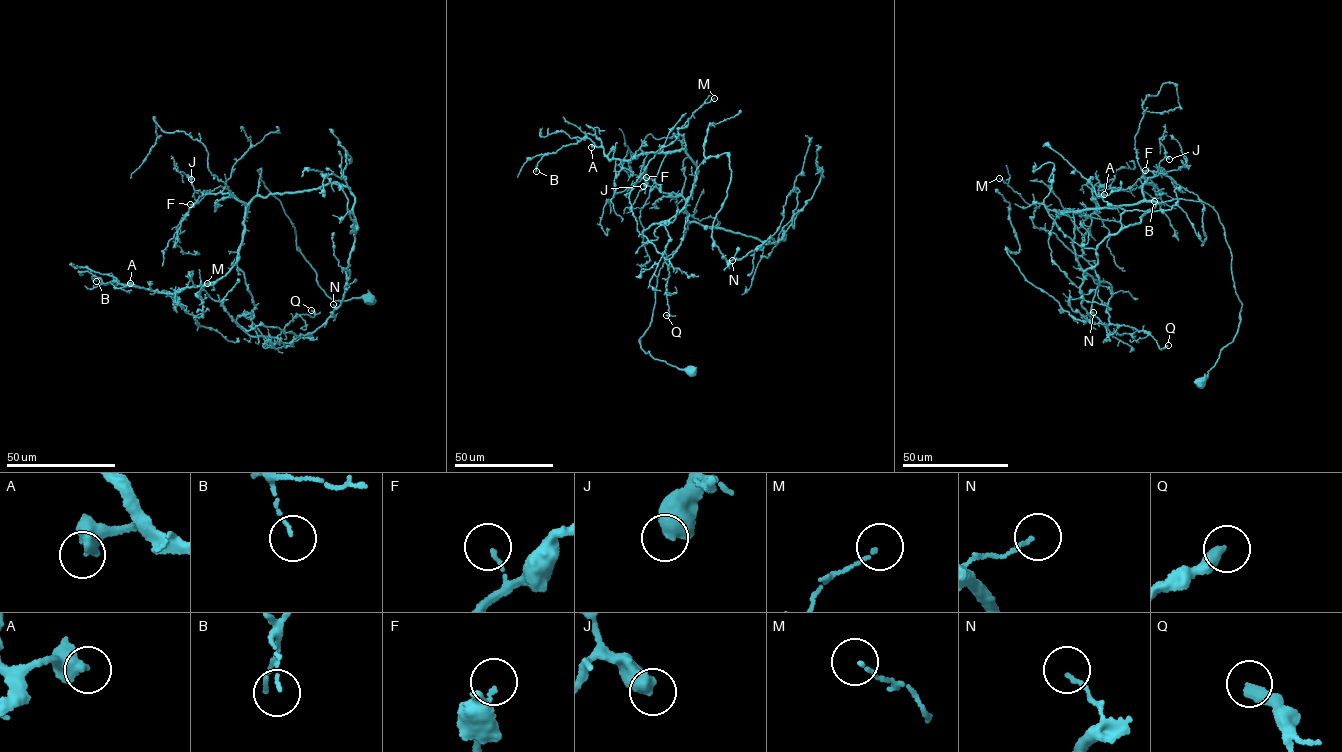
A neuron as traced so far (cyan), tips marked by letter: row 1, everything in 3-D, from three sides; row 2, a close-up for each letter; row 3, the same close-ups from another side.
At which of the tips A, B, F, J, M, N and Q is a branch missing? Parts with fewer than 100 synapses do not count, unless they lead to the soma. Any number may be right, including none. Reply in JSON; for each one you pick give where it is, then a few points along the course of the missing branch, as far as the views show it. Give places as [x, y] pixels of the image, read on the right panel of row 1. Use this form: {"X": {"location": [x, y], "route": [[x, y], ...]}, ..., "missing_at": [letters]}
{"missing_at": []}

